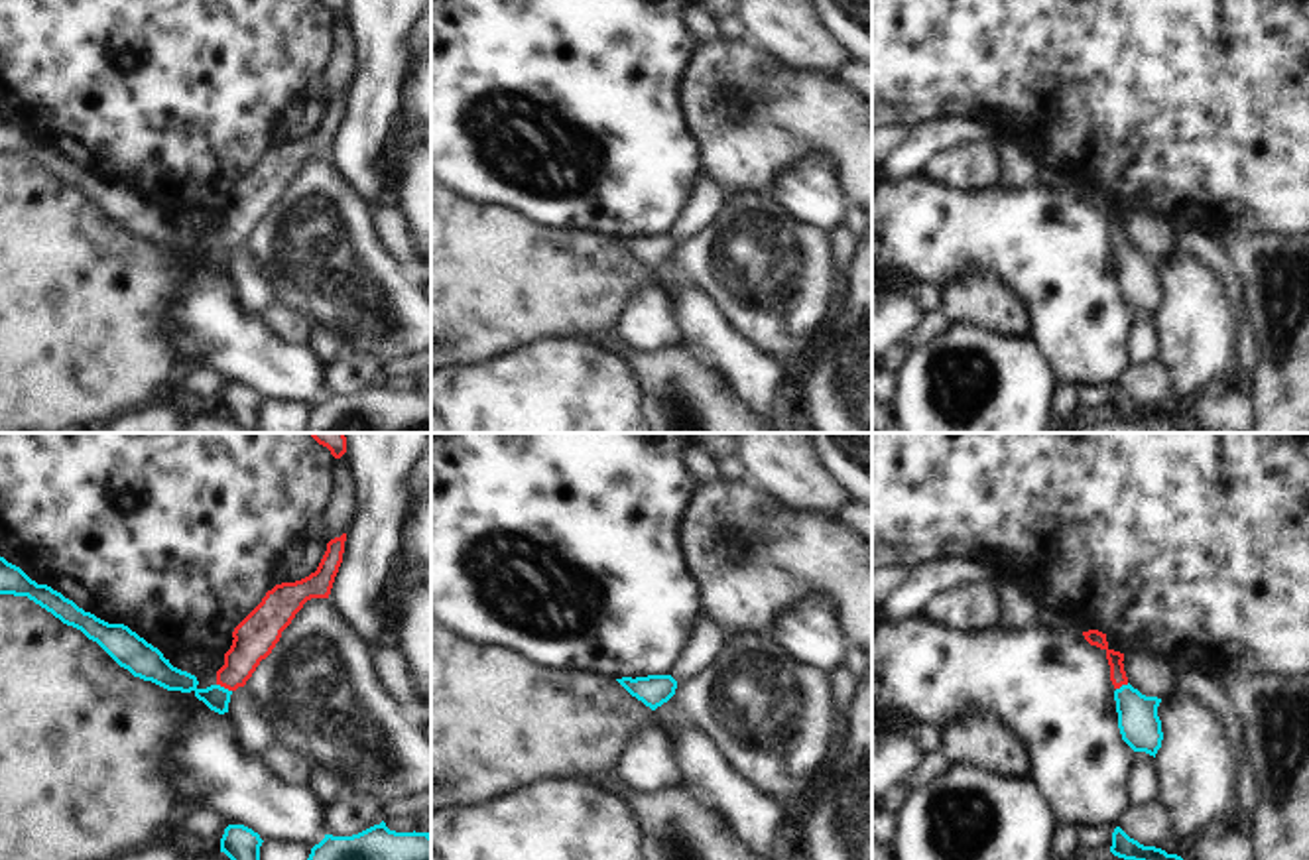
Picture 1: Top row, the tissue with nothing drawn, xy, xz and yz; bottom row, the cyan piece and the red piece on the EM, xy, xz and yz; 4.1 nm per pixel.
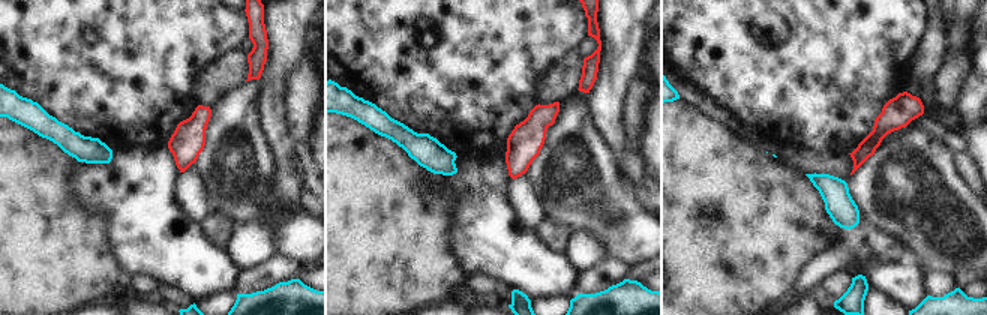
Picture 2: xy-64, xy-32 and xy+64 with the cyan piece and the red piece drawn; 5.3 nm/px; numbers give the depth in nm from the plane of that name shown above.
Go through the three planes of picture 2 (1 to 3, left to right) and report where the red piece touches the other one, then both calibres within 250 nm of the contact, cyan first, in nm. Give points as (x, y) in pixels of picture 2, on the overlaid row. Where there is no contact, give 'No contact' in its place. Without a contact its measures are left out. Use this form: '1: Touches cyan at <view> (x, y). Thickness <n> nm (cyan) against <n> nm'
1: No contact
2: No contact
3: No contact.

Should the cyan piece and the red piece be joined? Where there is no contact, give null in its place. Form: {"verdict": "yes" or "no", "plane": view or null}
{"verdict": "yes", "plane": "xy"}

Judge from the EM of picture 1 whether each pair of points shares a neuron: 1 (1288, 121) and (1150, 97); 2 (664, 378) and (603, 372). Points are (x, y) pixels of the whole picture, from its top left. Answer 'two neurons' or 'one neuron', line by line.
1: one neuron
2: two neurons

